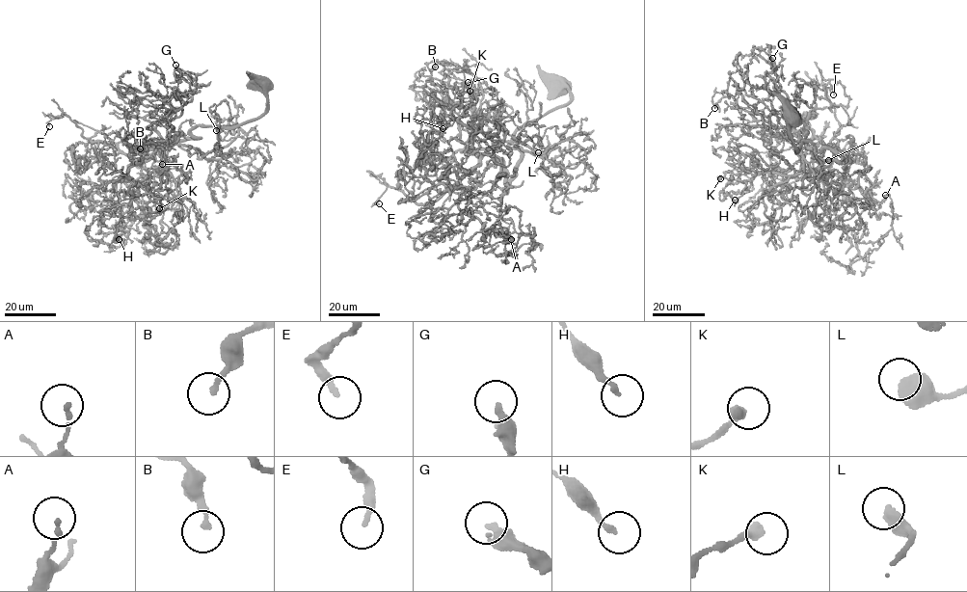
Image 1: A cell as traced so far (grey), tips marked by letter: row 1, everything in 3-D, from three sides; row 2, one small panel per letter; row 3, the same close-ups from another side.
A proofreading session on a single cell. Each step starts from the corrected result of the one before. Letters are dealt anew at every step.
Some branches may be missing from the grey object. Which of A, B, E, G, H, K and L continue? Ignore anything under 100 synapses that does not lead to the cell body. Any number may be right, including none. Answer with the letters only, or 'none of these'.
none of these

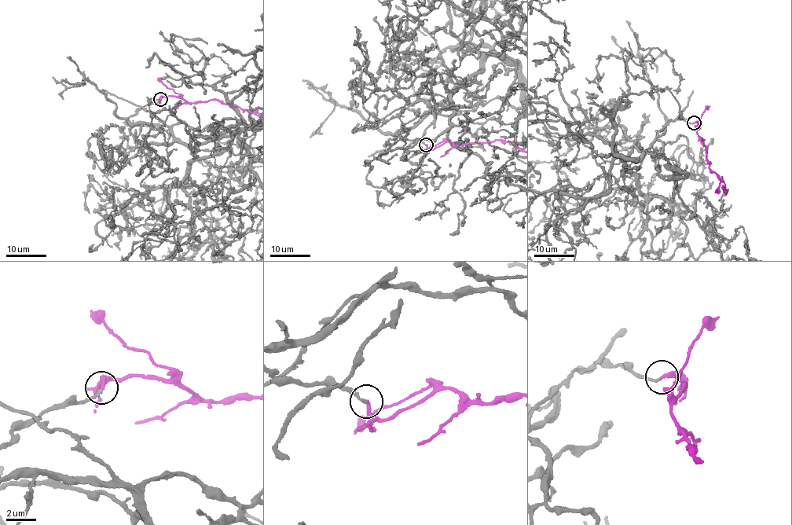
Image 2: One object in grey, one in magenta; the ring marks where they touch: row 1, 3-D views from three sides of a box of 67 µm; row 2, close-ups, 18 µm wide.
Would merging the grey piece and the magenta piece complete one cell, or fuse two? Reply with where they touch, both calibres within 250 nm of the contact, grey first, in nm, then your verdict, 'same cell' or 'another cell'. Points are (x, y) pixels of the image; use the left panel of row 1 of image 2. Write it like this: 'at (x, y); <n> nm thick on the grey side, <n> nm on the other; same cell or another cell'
at (160, 99); 160 nm thick on the grey side, 240 nm on the other; same cell

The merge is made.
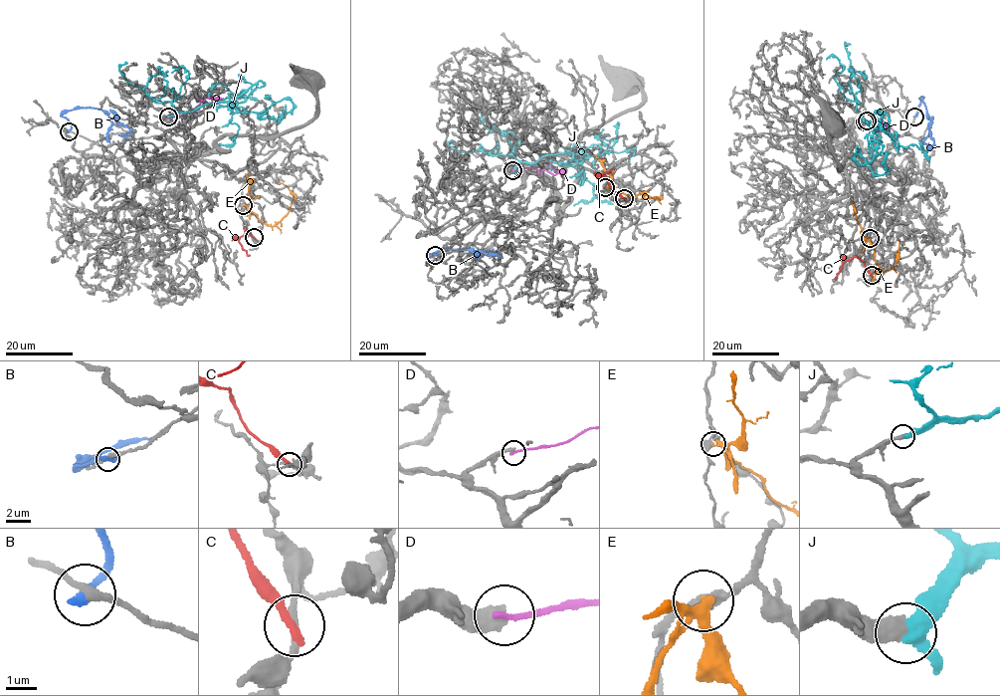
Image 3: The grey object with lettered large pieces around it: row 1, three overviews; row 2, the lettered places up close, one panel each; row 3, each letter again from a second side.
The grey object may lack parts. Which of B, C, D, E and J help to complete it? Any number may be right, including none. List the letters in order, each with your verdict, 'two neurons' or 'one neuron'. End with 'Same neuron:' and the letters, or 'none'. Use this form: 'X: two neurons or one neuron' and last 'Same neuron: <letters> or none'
B: two neurons
C: two neurons
D: two neurons
E: two neurons
J: one neuron
Same neuron: J

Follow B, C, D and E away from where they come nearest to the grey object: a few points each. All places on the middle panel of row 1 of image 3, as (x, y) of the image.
B: (435, 255), (427, 257), (439, 250), (454, 249), (499, 255), (491, 254), (494, 249)
C: (624, 198), (601, 175), (613, 169)
D: (512, 169), (535, 167), (555, 174), (550, 162)
E: (605, 187), (631, 197), (644, 194), (661, 198), (642, 197)

